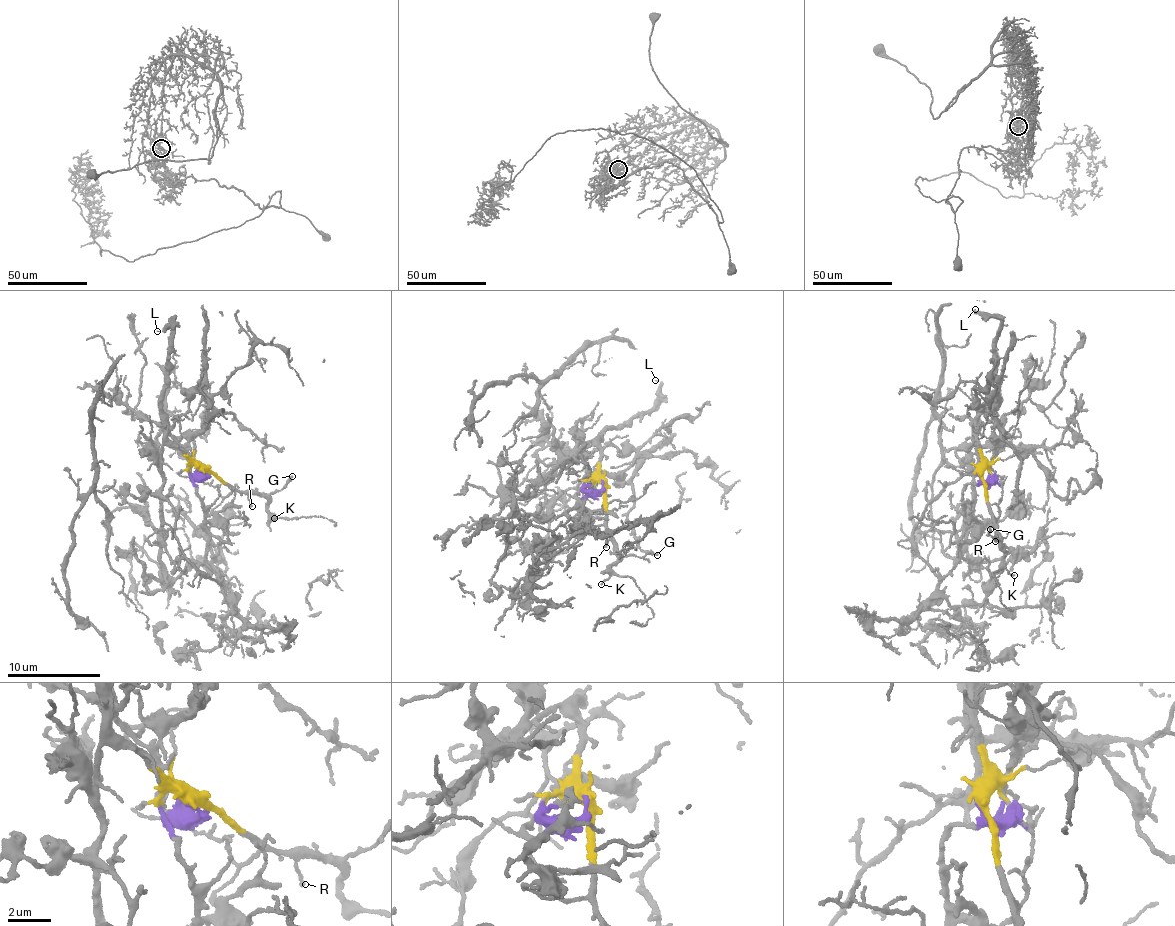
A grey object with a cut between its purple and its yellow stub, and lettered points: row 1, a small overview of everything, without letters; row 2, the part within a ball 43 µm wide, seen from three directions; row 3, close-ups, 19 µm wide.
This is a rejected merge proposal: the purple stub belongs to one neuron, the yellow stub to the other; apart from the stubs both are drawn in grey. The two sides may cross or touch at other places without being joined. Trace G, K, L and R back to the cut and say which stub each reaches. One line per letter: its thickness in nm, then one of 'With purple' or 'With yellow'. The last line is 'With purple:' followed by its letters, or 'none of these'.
G: Thickness 160 nm. With yellow
K: Thickness 140 nm. With yellow
L: Thickness 140 nm. With yellow
R: Thickness 140 nm. With yellow
With purple: none of these

